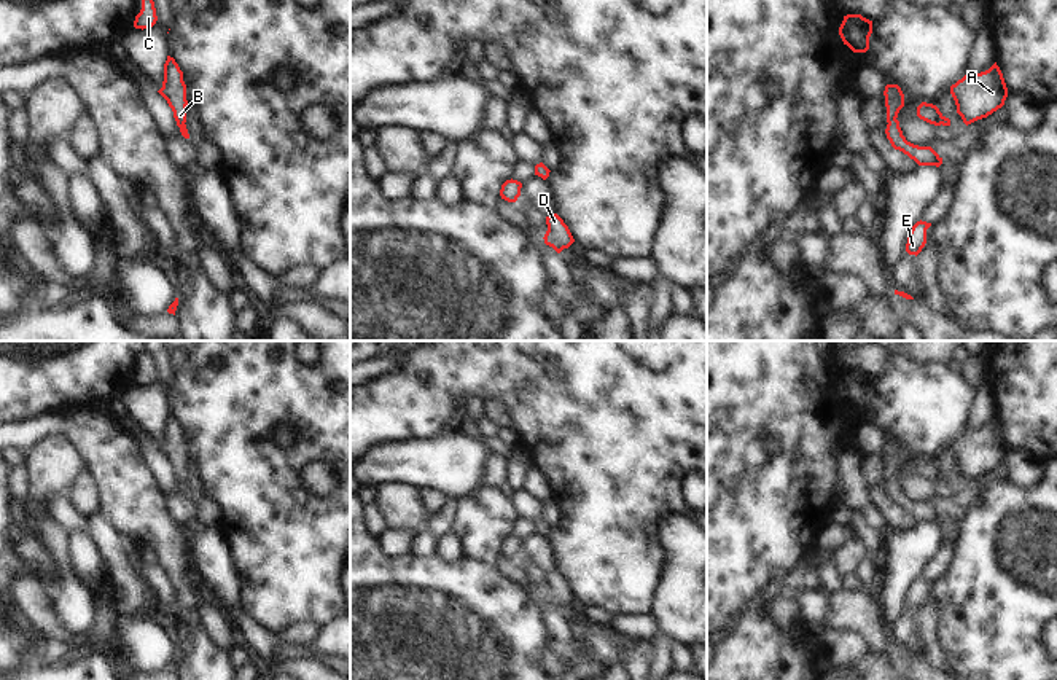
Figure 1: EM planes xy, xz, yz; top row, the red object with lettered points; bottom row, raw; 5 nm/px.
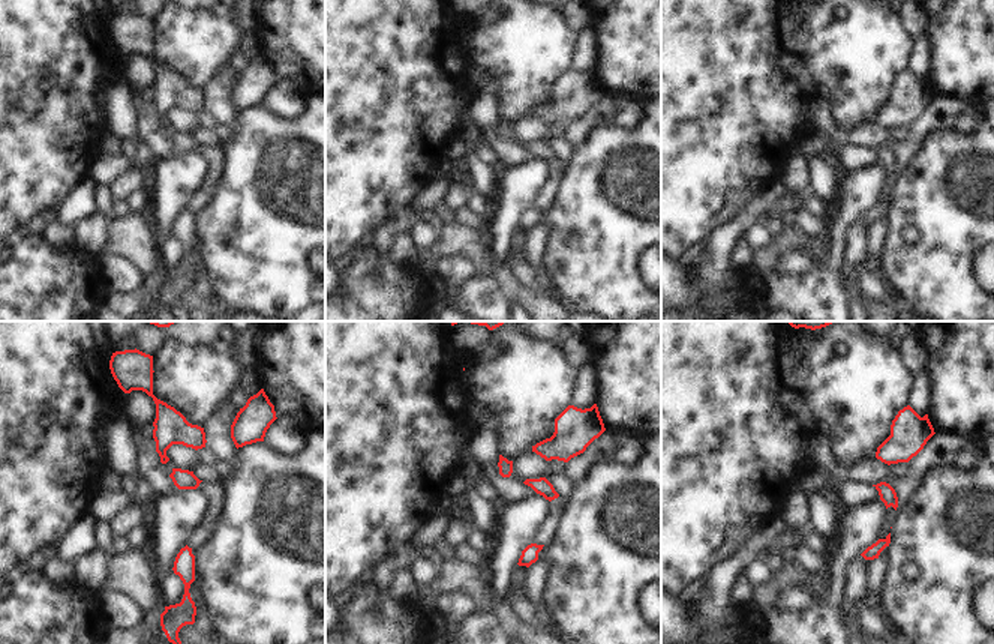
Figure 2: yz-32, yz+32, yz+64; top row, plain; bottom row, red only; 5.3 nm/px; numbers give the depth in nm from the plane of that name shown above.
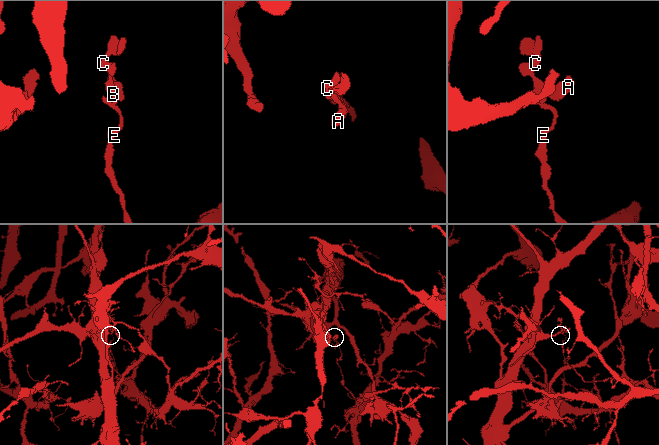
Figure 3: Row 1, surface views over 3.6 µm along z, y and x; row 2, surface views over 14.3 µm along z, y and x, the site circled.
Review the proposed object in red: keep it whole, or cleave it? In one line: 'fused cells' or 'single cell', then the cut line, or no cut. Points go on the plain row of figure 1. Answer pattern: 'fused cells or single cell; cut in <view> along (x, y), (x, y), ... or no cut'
single cell; no cut

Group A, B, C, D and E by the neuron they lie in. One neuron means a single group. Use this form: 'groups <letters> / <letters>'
groups A B C D E

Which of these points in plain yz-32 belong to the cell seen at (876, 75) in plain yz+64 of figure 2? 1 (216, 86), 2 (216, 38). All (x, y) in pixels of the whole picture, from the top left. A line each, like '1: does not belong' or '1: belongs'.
1: does not belong
2: belongs

